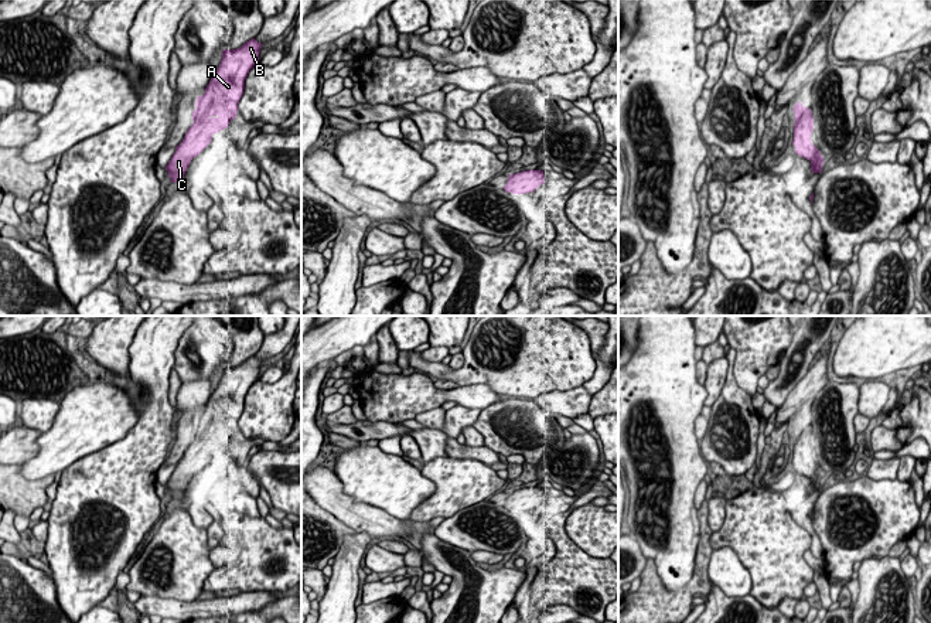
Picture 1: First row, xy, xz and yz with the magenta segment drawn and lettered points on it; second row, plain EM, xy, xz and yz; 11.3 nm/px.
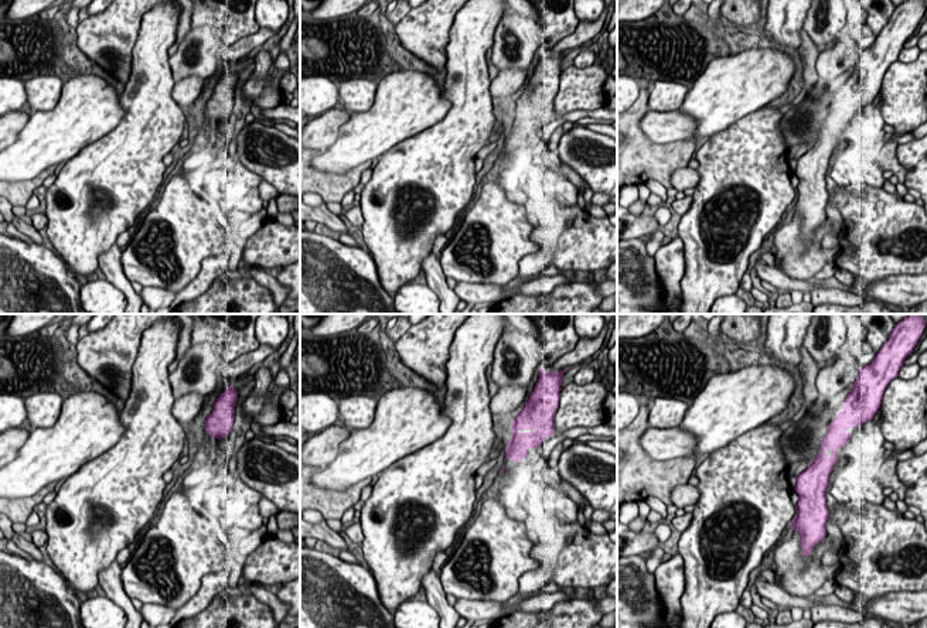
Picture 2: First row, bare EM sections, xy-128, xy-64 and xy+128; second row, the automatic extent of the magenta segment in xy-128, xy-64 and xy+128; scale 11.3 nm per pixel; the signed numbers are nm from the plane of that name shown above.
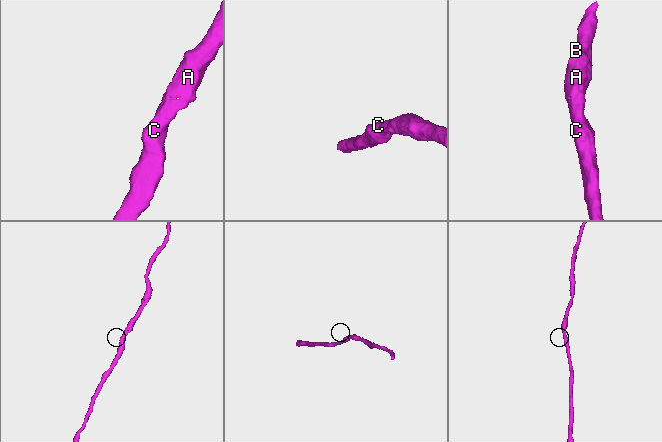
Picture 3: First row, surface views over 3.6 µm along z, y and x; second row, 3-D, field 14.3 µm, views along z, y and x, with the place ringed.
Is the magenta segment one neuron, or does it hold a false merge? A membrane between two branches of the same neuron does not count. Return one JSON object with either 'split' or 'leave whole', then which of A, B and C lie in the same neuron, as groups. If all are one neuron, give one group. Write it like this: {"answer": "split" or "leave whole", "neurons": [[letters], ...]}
{"answer": "leave whole", "neurons": [["A", "B", "C"]]}

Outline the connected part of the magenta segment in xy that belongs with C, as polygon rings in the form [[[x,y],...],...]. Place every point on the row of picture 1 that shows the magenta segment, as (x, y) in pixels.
[[[252,38],[236,50],[222,51],[222,61],[212,74],[205,93],[197,98],[191,115],[194,123],[166,166],[171,183],[183,184],[191,160],[211,143],[214,133],[226,129],[229,122],[236,118],[245,79],[259,62],[262,45]]]

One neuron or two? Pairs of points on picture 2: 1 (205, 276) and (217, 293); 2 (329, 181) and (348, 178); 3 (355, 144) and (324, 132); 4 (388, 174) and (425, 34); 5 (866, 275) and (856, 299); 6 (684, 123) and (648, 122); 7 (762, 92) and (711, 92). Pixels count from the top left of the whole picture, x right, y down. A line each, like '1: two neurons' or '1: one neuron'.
1: two neurons
2: one neuron
3: two neurons
4: two neurons
5: two neurons
6: one neuron
7: one neuron

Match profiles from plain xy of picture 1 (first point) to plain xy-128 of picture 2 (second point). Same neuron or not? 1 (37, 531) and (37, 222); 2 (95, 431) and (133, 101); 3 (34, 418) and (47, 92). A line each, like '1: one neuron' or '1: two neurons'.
1: one neuron
2: two neurons
3: one neuron

